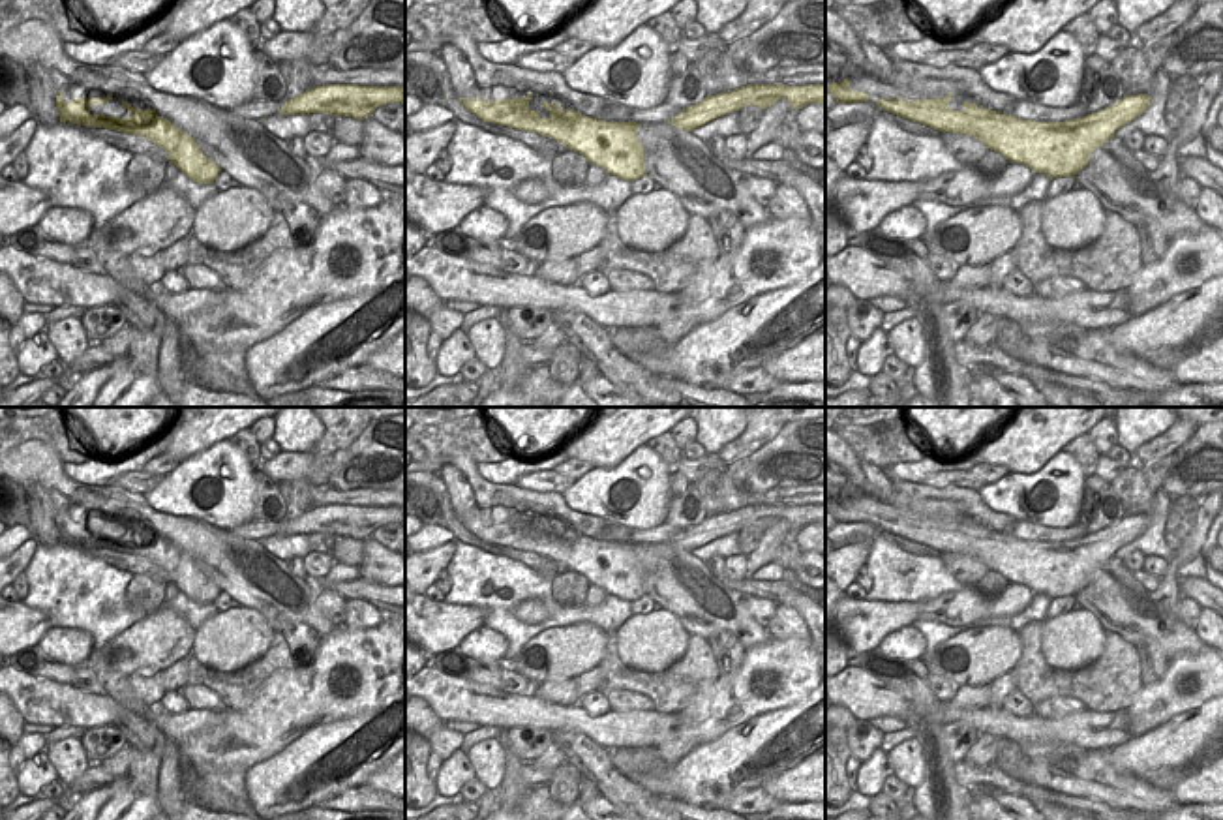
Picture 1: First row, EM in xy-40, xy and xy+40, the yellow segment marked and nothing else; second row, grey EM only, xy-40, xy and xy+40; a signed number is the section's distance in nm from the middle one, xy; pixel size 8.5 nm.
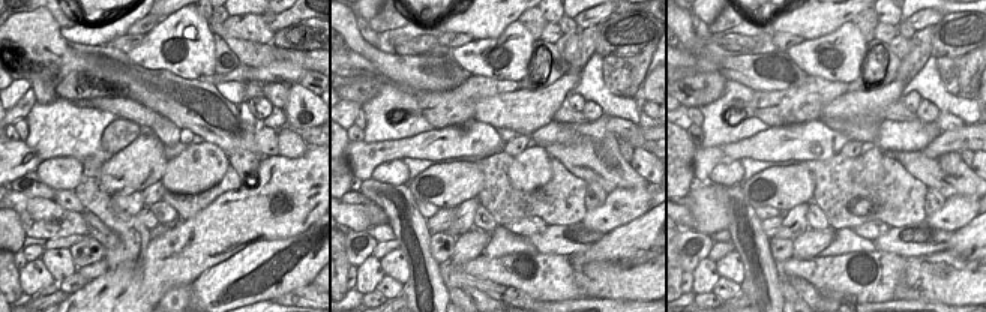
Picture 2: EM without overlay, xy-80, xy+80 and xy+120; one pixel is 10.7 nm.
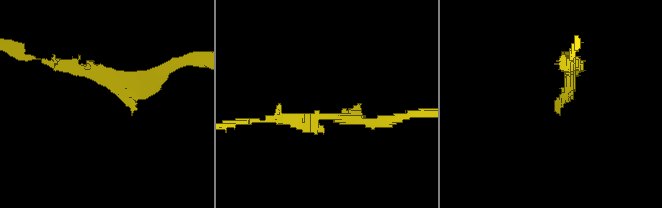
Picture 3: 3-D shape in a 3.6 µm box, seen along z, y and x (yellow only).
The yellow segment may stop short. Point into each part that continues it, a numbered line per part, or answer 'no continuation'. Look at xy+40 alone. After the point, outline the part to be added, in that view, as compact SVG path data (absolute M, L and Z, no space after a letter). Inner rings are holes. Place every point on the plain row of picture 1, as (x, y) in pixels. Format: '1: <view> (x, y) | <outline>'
no continuation

